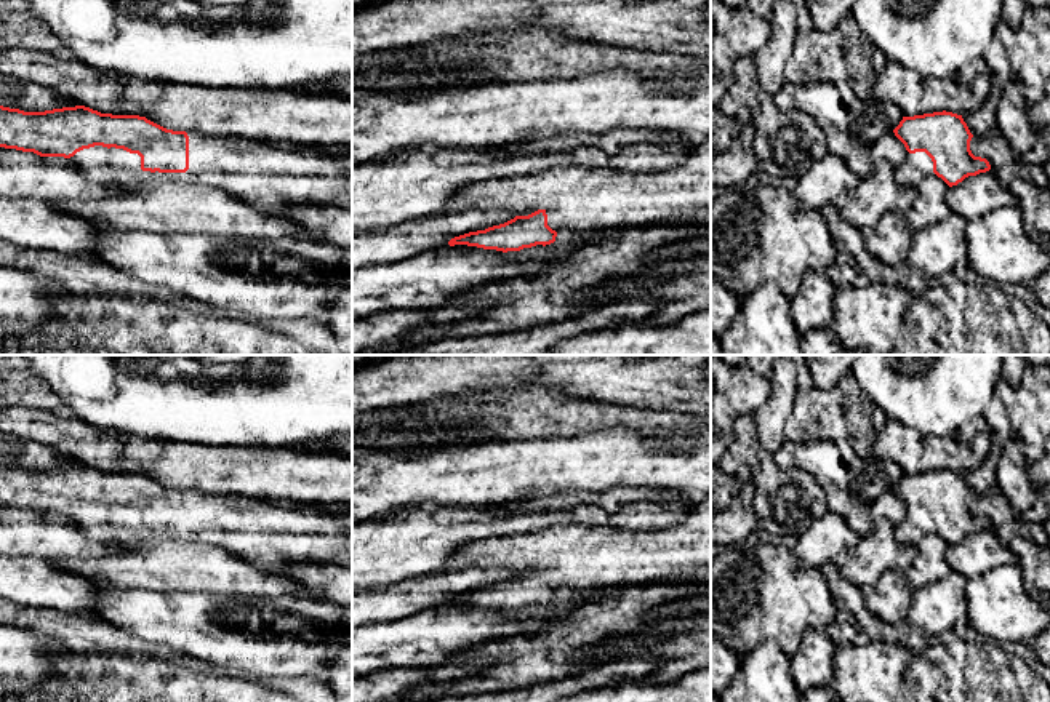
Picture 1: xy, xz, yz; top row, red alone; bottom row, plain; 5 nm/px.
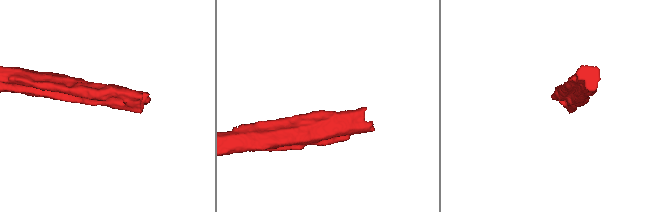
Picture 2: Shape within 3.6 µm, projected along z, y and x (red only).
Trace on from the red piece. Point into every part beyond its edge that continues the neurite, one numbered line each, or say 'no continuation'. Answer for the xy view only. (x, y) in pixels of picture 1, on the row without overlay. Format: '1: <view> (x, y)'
1: xy (255, 534)

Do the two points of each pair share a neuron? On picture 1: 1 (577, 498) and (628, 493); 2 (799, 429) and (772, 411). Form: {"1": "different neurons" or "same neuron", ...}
{"1": "same neuron", "2": "different neurons"}

